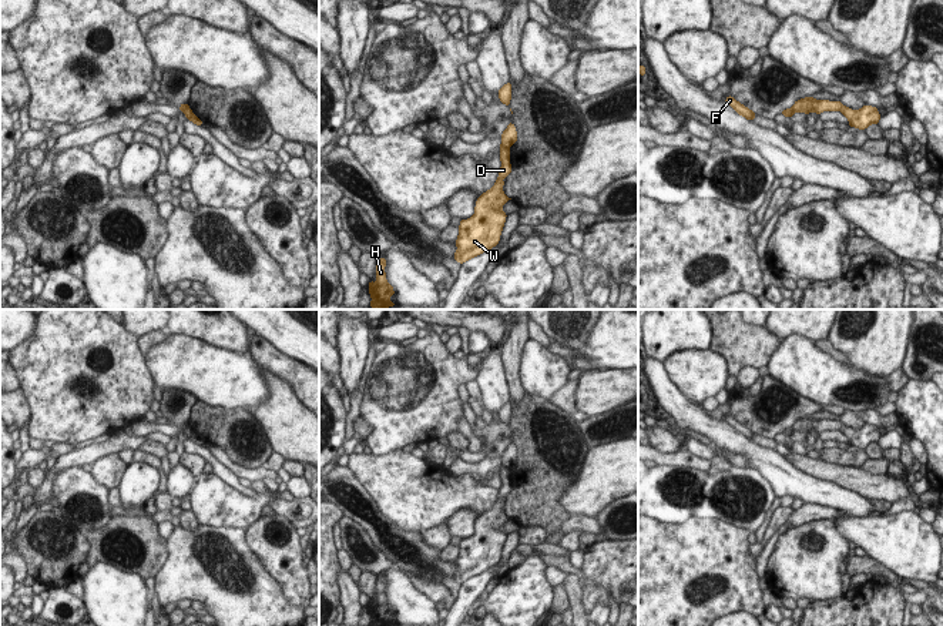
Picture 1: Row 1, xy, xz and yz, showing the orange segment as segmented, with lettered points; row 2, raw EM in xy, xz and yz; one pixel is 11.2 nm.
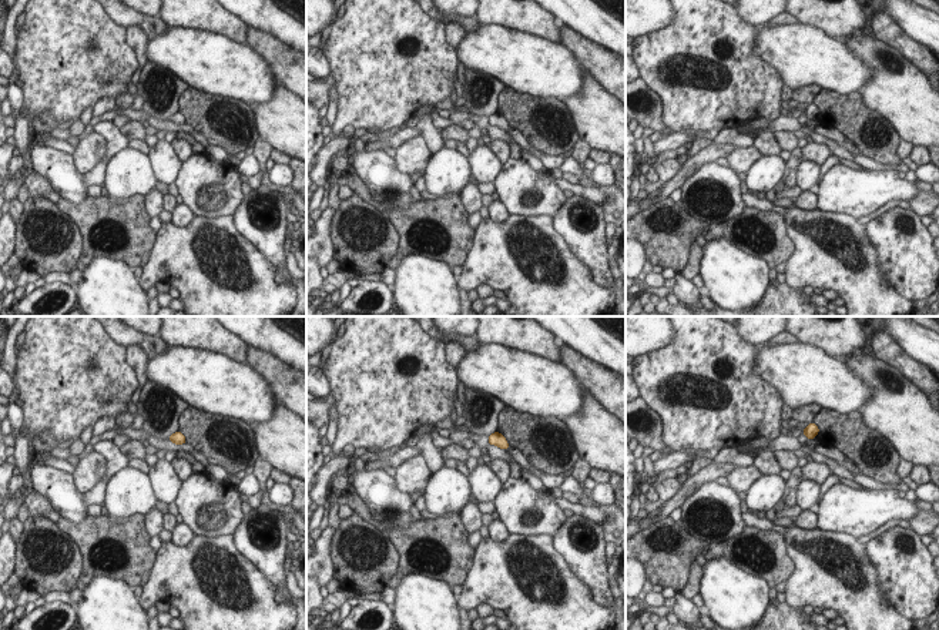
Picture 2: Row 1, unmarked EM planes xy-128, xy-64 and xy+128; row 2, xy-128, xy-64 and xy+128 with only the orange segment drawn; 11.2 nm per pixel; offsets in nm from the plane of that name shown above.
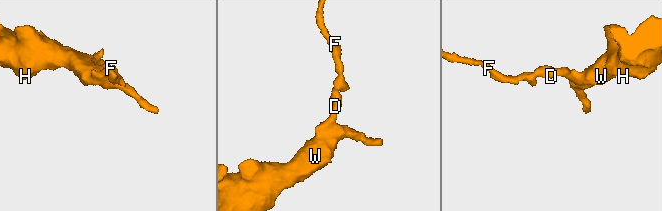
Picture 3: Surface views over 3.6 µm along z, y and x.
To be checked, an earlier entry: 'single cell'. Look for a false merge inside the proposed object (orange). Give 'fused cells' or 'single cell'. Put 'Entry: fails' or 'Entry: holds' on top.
Entry: fails
fused cells

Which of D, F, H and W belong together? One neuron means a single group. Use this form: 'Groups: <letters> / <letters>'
Groups: D H W / F

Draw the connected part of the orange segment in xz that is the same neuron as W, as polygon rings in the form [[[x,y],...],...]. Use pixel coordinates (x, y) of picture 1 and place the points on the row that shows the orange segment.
[[[500,145],[501,168],[496,184],[479,197],[474,215],[460,221],[459,237],[454,241],[457,245],[457,251],[453,255],[456,262],[463,264],[496,247],[500,241],[507,217],[501,207],[511,200],[501,190],[504,185],[503,180],[511,173],[509,155],[510,150]]]

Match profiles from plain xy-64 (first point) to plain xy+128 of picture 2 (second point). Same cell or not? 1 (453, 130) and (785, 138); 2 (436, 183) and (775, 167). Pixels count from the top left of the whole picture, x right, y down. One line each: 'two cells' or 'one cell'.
1: one cell
2: one cell

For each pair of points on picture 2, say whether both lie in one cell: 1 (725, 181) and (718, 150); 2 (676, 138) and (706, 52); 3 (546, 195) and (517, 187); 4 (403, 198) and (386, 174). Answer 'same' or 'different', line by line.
1: different
2: different
3: same
4: same

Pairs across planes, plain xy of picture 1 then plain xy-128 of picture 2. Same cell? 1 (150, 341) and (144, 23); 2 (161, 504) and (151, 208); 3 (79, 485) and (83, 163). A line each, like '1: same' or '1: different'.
1: different
2: same
3: different

